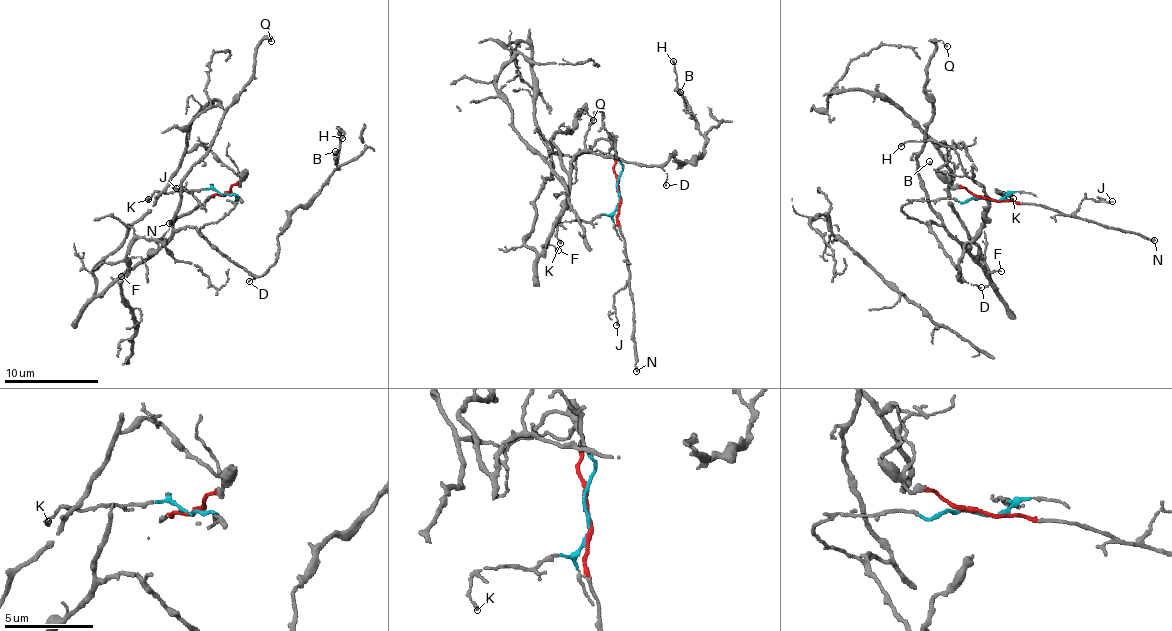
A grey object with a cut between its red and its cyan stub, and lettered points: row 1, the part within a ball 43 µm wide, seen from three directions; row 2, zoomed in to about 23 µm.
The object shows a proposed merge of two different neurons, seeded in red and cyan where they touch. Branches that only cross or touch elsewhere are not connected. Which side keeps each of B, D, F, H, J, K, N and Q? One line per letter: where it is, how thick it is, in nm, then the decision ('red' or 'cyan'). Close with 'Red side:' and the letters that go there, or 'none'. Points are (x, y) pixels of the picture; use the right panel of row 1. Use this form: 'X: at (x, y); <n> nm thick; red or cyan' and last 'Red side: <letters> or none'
B: at (929, 161); 120 nm thick; cyan
D: at (981, 287); 120 nm thick; cyan
F: at (1001, 271); 100 nm thick; cyan
H: at (901, 146); 150 nm thick; cyan
J: at (1112, 201); 120 nm thick; red
K: at (1013, 198); 150 nm thick; cyan
N: at (1154, 240); 180 nm thick; red
Q: at (947, 46); 120 nm thick; cyan
Red side: J, N

